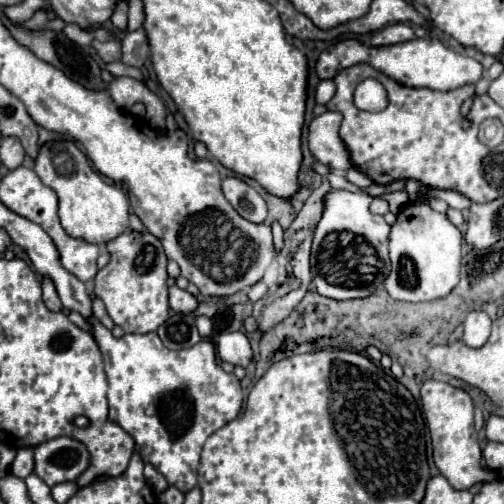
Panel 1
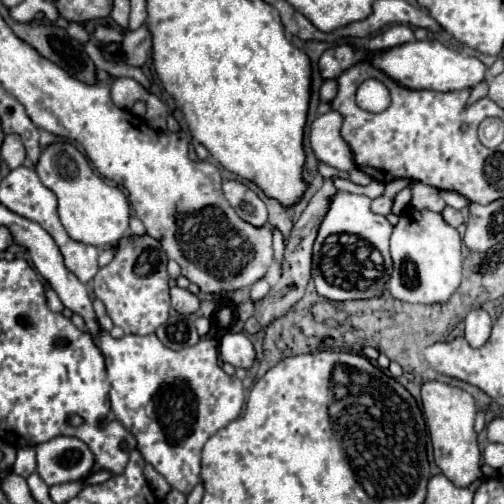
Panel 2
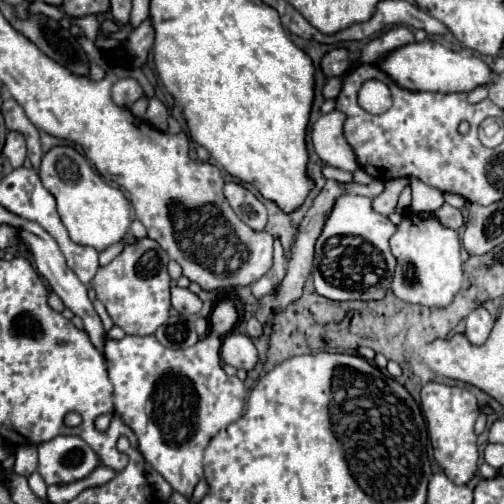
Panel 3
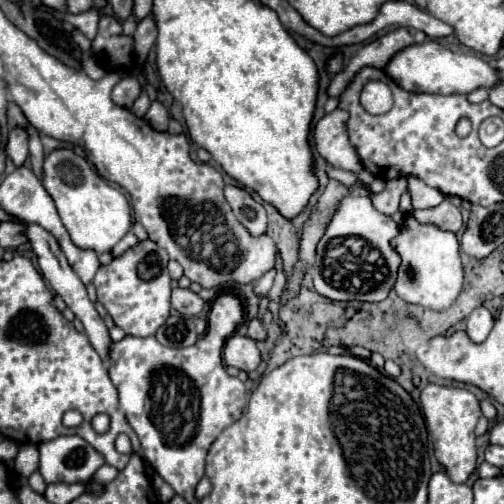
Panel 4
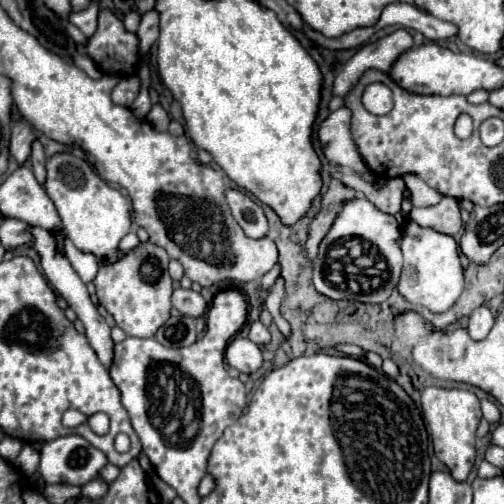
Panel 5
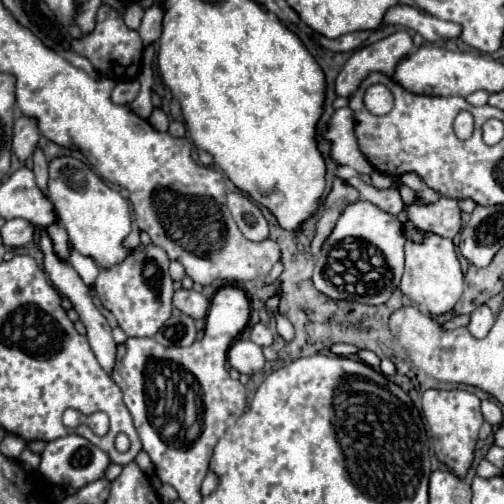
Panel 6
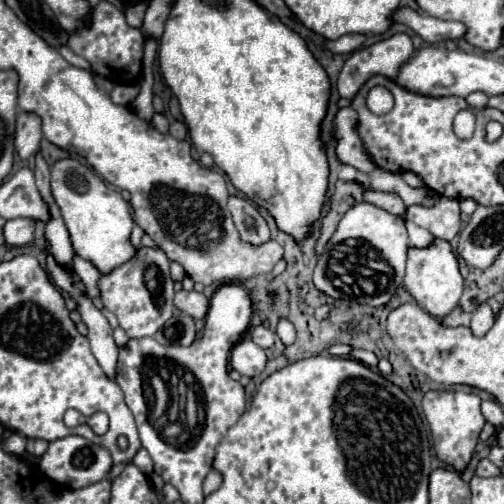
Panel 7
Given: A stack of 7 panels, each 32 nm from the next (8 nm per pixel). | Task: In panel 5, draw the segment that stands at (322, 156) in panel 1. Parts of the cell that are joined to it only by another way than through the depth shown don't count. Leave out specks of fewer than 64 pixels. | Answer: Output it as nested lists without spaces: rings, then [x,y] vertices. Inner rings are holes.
[[[348,108],[334,110],[318,126],[318,142],[326,160],[338,168],[350,168],[358,174],[368,172],[356,144],[350,136],[350,112]]]

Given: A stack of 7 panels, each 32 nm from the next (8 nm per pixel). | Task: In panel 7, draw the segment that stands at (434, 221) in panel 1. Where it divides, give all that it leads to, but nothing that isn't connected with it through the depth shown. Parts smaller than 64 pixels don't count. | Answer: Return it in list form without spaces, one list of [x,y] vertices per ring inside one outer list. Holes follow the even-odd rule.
[[[434,238],[432,244],[426,248],[408,248],[408,262],[406,262],[406,274],[402,286],[418,302],[418,306],[428,314],[432,314],[434,318],[448,316],[458,306],[464,286],[464,278],[460,274],[458,258],[452,250],[452,244]]]

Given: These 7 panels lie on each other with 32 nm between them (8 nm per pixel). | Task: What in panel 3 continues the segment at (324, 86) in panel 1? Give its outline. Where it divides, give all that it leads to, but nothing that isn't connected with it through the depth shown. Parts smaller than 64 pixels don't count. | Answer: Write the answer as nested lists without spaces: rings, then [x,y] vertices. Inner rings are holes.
[[[330,78],[330,80],[324,84],[324,88],[322,88],[322,96],[324,96],[326,100],[336,98],[338,92],[340,92],[340,78]]]

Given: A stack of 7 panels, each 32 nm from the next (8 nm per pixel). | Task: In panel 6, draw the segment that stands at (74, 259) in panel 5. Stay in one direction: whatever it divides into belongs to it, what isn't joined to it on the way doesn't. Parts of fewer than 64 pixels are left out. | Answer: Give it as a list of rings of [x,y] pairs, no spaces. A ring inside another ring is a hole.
[[[68,244],[68,248],[70,248],[70,256],[68,256],[68,262],[72,264],[72,268],[80,274],[80,278],[84,280],[84,284],[86,286],[90,286],[94,280],[96,280],[96,276],[98,276],[98,264],[94,262],[94,258],[90,258],[90,256],[84,256],[84,254],[80,254],[72,244]]]

